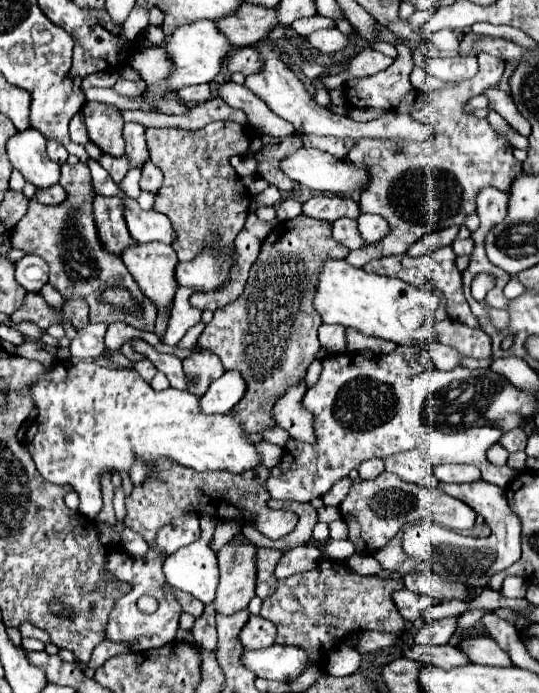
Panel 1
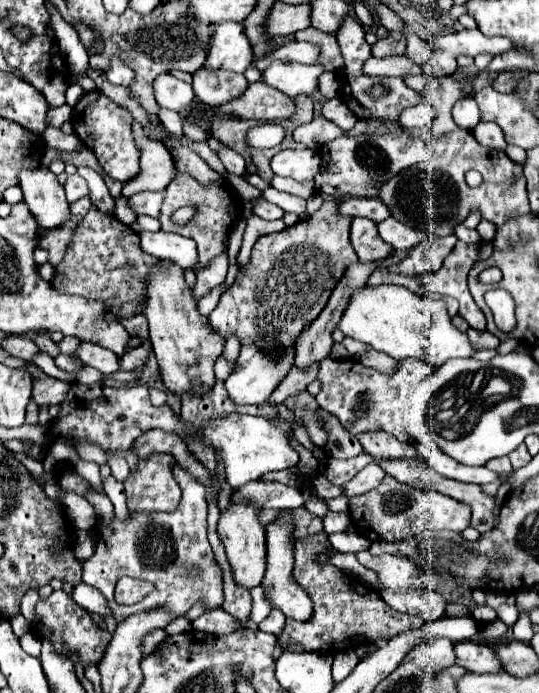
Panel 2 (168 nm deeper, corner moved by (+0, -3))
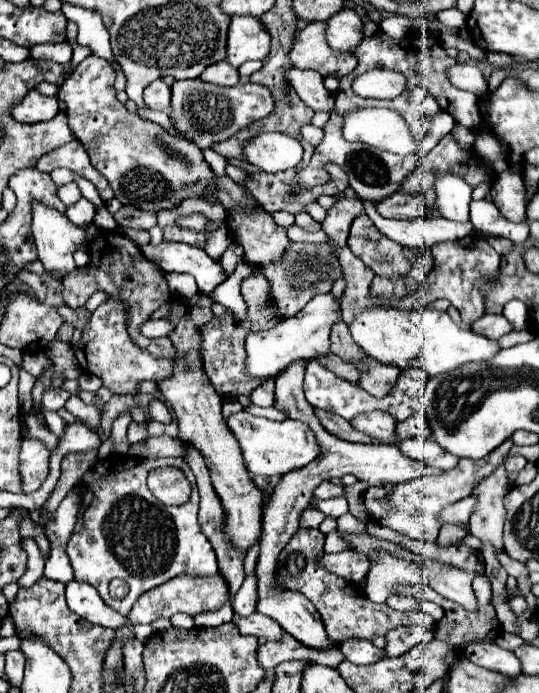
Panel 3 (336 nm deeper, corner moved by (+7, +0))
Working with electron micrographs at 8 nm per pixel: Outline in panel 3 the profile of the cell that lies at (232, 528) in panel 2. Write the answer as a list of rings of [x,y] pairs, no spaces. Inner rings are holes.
[[[195,295],[187,305],[173,305],[171,319],[177,327],[169,335],[177,349],[177,359],[175,359],[175,375],[161,381],[161,393],[165,403],[175,411],[177,421],[179,421],[179,439],[187,441],[205,459],[205,465],[211,473],[211,483],[215,491],[219,493],[219,499],[225,509],[225,533],[229,535],[229,541],[243,549],[249,551],[251,545],[259,539],[261,533],[261,493],[255,487],[253,479],[247,473],[247,467],[243,465],[243,455],[239,453],[239,443],[235,437],[231,437],[231,431],[227,423],[221,417],[221,403],[223,399],[215,393],[211,381],[205,375],[203,361],[199,355],[199,345],[201,345],[201,335],[199,329],[203,323],[213,319],[211,311],[213,301],[203,295]],[[183,353],[183,359],[181,359]]]

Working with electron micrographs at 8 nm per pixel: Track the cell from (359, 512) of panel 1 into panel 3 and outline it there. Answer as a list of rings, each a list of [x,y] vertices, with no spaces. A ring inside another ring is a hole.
[[[507,439],[503,441],[503,445],[499,445],[497,449],[493,449],[493,453],[489,453],[487,457],[479,459],[479,461],[471,461],[471,459],[459,459],[459,465],[455,469],[443,471],[441,475],[435,477],[421,477],[415,481],[407,481],[407,483],[399,483],[393,487],[369,487],[363,495],[365,507],[371,513],[373,521],[387,525],[411,539],[417,541],[427,541],[427,543],[435,543],[437,535],[439,535],[439,513],[443,507],[471,495],[471,489],[489,473],[493,473],[505,459],[507,451],[511,449],[513,441]]]

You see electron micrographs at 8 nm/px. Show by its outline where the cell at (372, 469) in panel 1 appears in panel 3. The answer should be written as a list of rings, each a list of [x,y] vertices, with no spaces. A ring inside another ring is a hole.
[[[323,481],[323,483],[315,489],[313,499],[331,499],[331,497],[339,497],[339,495],[345,495],[343,489],[345,489],[343,485],[337,485],[337,483],[331,483],[331,481]]]

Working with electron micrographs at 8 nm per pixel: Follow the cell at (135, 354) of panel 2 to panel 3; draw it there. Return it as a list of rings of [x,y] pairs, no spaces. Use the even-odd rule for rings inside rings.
[[[101,231],[99,237],[91,243],[91,261],[85,273],[75,271],[69,277],[63,279],[63,297],[65,303],[69,307],[79,307],[83,305],[95,291],[103,291],[107,295],[115,295],[121,297],[131,311],[129,317],[129,331],[131,337],[135,339],[135,343],[141,349],[147,349],[149,353],[157,355],[157,357],[165,357],[165,359],[173,359],[175,357],[175,347],[169,339],[147,339],[141,335],[141,323],[151,319],[151,313],[155,309],[159,309],[171,295],[169,285],[165,281],[165,275],[159,267],[155,267],[151,261],[147,261],[141,253],[141,249],[129,241],[123,235],[115,235],[111,231]]]

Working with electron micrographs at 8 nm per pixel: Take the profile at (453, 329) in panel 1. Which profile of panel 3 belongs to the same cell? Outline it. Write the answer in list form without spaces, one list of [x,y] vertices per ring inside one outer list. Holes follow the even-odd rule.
[[[483,315],[481,319],[477,319],[473,323],[471,329],[489,339],[499,339],[499,337],[507,335],[509,331],[513,331],[513,325],[503,315]]]

